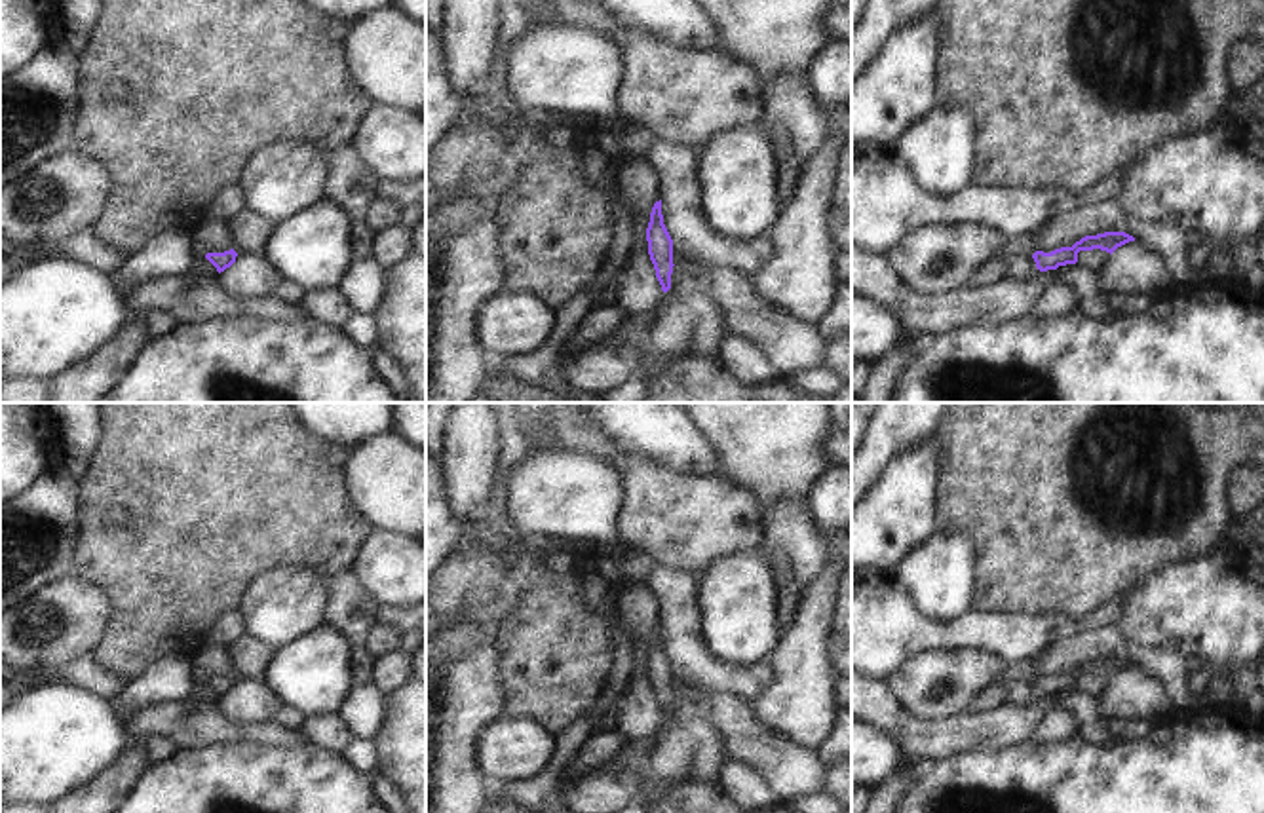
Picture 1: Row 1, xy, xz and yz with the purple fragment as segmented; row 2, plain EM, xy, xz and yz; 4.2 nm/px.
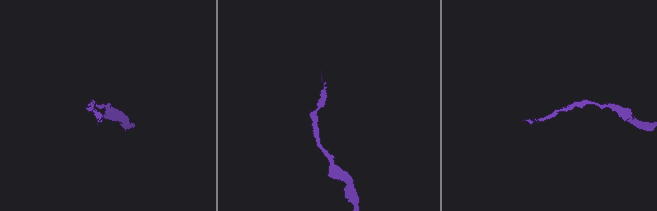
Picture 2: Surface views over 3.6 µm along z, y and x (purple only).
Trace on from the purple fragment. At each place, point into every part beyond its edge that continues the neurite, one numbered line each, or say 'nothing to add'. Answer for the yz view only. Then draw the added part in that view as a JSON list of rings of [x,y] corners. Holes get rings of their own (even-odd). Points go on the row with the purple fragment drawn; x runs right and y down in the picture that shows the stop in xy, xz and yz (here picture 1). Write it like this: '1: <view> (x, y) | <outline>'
nothing to add

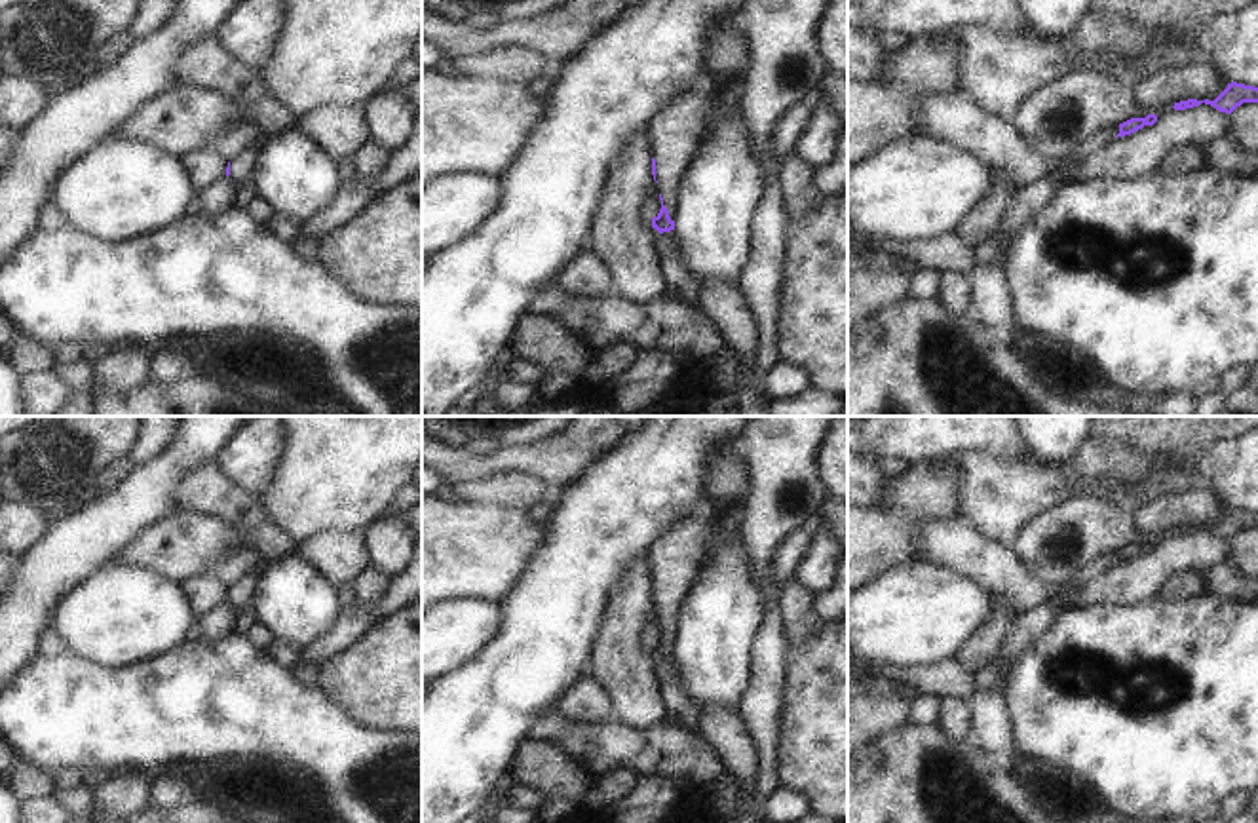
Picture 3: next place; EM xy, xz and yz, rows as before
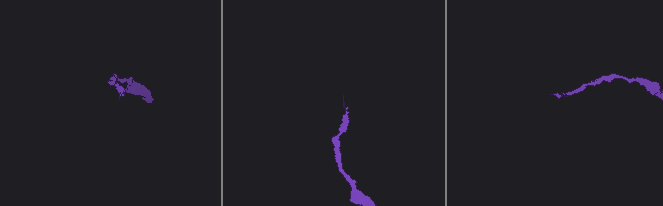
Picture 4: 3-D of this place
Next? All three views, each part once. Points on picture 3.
1: xz (679, 135) | [[[739,80],[737,99],[715,89],[684,93],[652,122],[656,181],[671,220],[677,220],[682,182],[692,163],[705,150],[716,118],[737,106],[743,86]]]

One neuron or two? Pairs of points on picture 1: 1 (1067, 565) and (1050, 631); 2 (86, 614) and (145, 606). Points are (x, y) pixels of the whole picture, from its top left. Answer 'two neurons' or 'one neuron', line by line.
1: two neurons
2: two neurons

